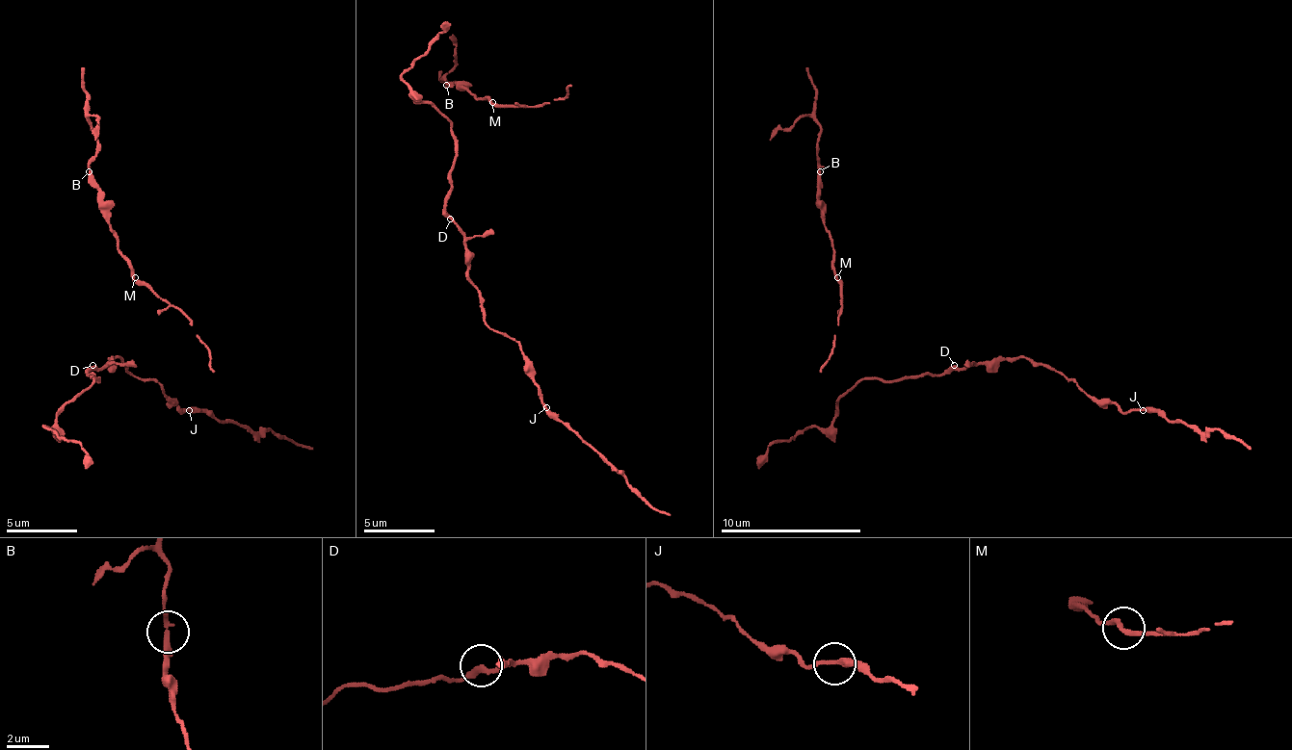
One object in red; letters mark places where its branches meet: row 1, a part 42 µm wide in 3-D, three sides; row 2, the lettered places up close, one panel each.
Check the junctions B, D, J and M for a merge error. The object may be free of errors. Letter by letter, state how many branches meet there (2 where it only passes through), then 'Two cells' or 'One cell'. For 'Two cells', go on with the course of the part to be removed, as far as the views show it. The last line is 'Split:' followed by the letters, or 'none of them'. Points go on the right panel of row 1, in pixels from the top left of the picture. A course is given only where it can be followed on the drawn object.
B: Branches: 2. One cell
D: Branches: 2. One cell
J: Branches: 2. One cell
M: Branches: 2. One cell
Split: none of them

